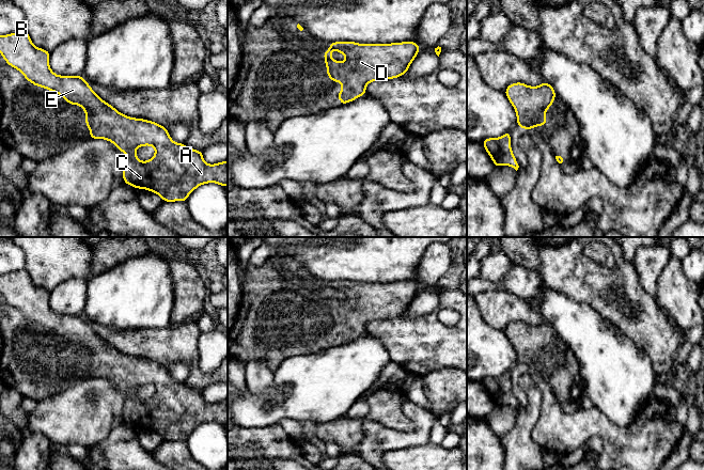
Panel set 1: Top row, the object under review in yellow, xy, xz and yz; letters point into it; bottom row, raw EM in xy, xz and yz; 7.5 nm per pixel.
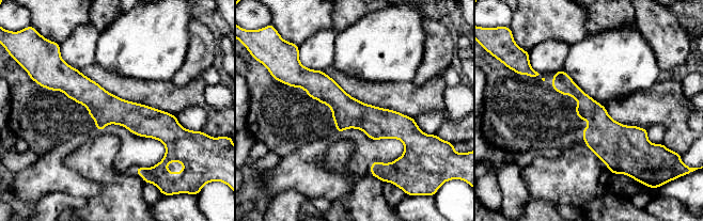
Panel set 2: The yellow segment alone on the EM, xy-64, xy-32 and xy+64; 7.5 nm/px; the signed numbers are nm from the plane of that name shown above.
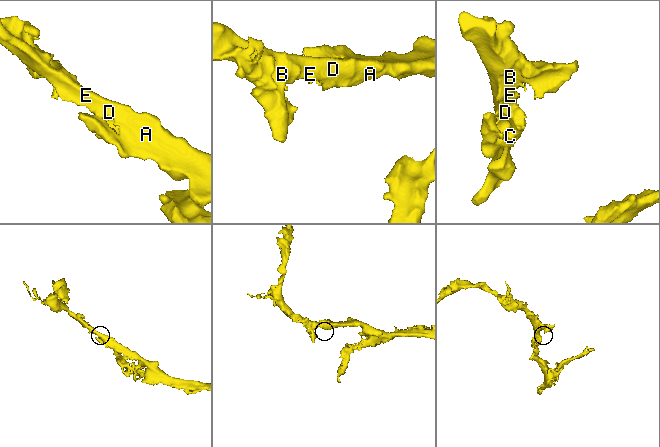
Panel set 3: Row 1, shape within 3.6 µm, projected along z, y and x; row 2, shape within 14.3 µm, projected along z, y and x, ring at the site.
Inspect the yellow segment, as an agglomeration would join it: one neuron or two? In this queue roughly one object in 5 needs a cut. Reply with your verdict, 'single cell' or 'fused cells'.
single cell

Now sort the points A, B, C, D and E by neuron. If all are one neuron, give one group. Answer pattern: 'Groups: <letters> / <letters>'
Groups: A B C D E

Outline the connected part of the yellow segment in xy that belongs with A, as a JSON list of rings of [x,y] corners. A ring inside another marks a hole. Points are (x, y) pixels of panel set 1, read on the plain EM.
[[[25,268],[16,272],[0,275],[0,293],[5,301],[18,309],[29,322],[58,332],[69,344],[79,344],[85,350],[85,364],[90,369],[90,378],[111,380],[119,390],[126,393],[123,408],[125,423],[136,428],[152,430],[160,435],[163,441],[186,441],[189,434],[203,423],[217,422],[222,426],[228,424],[228,400],[208,404],[204,401],[201,390],[187,387],[184,382],[175,382],[167,366],[119,351],[98,336],[82,315],[56,314],[49,307],[50,292],[35,286]],[[145,385],[155,387],[155,395],[142,402],[137,396],[136,389]]]

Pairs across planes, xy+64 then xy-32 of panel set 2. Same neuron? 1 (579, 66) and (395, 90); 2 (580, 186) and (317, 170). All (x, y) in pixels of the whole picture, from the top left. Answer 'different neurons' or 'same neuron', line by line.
1: different neurons
2: same neuron

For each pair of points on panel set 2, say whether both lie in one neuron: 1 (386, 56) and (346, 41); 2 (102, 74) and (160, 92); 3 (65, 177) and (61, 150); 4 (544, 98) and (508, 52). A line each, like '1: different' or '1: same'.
1: same
2: same
3: same
4: same

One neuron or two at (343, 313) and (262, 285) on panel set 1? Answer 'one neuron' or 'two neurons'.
one neuron

